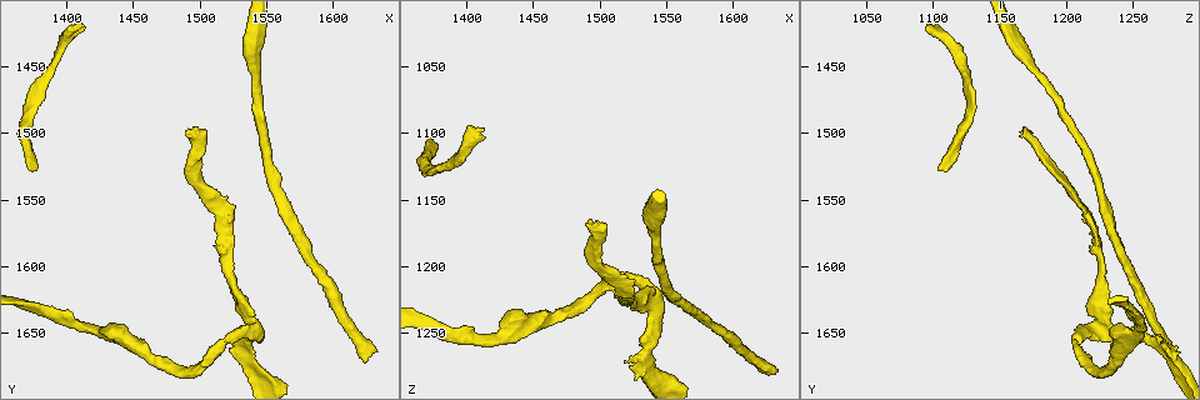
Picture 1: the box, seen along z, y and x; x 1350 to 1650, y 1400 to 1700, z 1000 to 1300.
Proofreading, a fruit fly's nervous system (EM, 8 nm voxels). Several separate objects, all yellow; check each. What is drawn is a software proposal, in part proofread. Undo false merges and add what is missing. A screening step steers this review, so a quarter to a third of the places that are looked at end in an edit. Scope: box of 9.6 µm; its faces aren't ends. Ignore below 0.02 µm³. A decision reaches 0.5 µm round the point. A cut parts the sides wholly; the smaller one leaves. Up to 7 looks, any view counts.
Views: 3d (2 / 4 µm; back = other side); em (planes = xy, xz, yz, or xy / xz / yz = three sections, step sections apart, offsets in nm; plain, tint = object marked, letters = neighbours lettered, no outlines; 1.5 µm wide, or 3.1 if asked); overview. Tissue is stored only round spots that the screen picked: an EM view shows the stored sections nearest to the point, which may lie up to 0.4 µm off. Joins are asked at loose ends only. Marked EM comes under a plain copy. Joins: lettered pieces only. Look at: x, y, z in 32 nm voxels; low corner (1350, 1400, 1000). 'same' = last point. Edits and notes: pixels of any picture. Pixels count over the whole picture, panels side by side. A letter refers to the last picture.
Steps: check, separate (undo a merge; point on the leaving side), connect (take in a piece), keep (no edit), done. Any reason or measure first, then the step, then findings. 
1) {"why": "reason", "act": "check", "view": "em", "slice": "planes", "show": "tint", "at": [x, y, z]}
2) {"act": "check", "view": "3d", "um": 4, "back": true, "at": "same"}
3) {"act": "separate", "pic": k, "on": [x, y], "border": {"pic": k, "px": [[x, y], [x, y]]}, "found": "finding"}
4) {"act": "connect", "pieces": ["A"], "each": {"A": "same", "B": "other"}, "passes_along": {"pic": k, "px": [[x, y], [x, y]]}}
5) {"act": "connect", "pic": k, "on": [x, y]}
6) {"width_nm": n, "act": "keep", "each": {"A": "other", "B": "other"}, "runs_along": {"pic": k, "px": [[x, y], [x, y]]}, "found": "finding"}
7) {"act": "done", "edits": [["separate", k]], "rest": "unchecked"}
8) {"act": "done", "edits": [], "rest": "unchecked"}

{"why": "free end", "act": "check", "view": "em", "slice": "xy", "step": 4, "show": "letters", "at": [1488, 1498, 1166]}

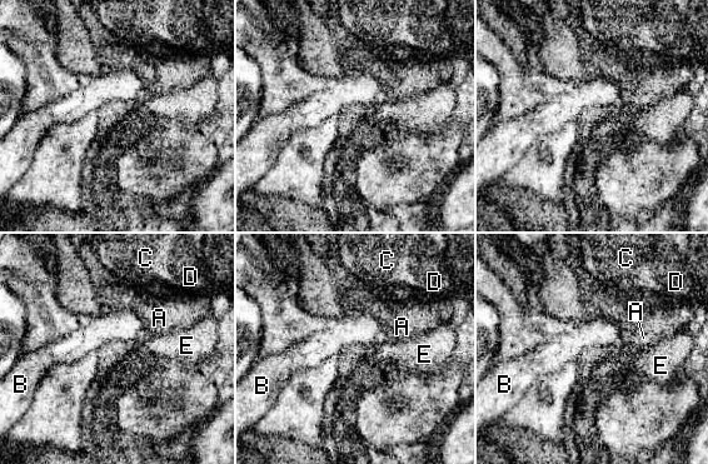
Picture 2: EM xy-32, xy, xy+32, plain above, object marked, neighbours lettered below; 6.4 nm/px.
{"why": "another direction", "act": "check", "view": "em", "slice": "planes", "show": "letters", "at": "same"}

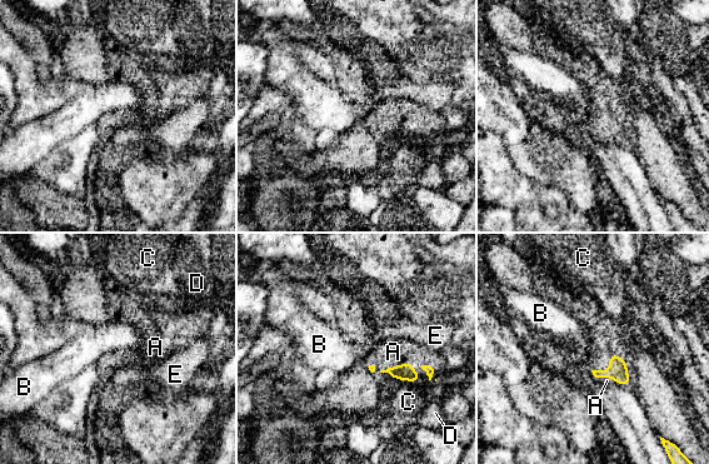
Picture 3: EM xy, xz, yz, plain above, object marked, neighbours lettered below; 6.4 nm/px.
{"act": "connect", "pieces": ["A"], "each": {"A": "same", "B": "other", "C": "other", "D": "other", "E": "other"}, "found": "it goes on there"}

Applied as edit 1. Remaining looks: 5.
{"why": "an open end", "act": "check", "view": "em", "slice": "planes", "show": "letters", "at": [1378, 1526, 1108]}

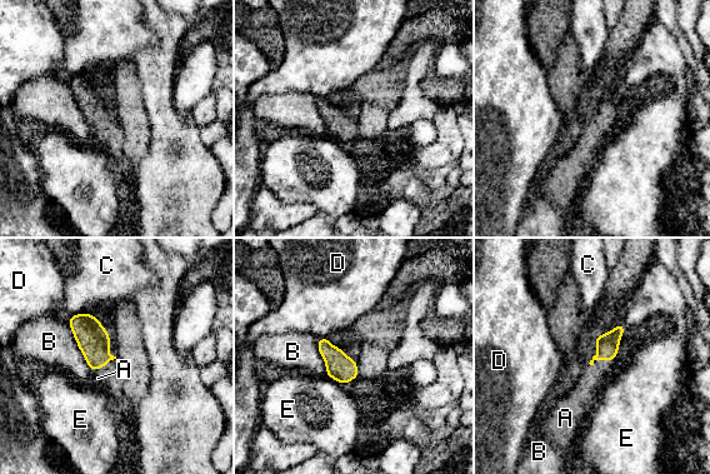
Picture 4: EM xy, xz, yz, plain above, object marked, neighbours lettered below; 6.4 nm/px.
{"act": "connect", "pieces": ["A"], "each": {"A": "same", "B": "other", "C": "other", "D": "other", "E": "other"}, "found": "it goes on there"}

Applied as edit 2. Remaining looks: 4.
{"act": "done", "edits": [["connect", 3], ["connect", 4]], "rest": "unchecked"}

